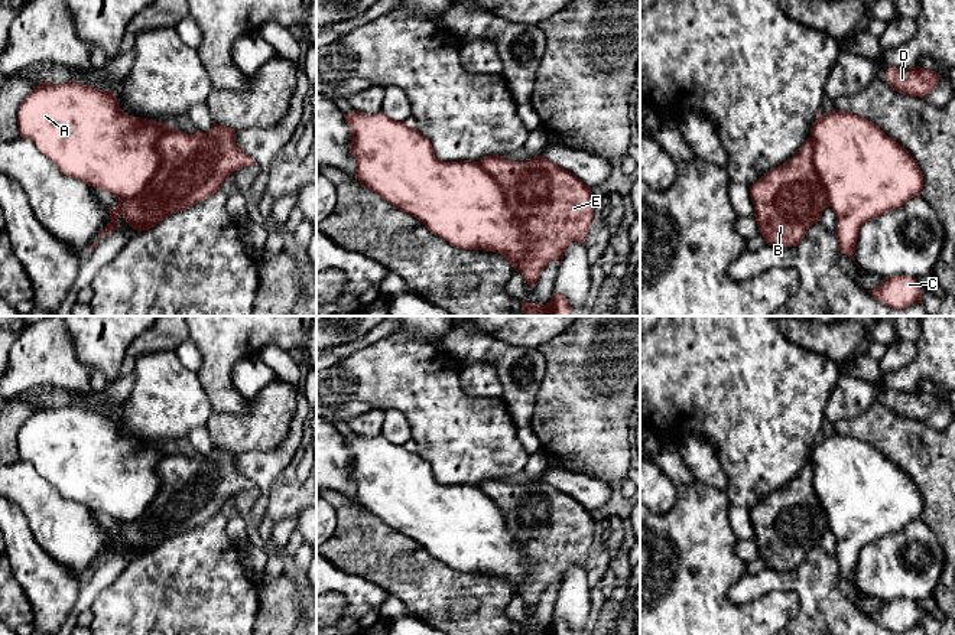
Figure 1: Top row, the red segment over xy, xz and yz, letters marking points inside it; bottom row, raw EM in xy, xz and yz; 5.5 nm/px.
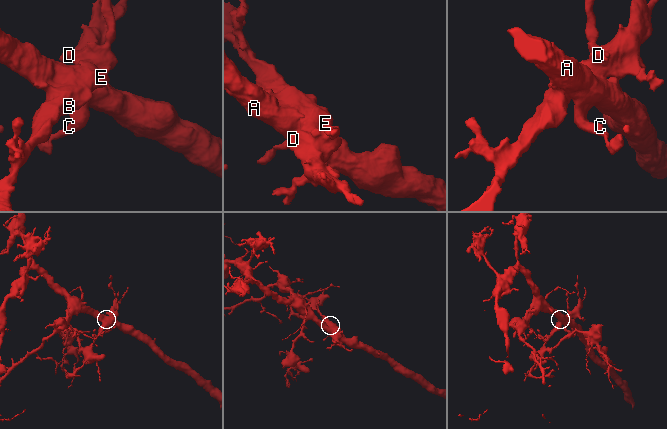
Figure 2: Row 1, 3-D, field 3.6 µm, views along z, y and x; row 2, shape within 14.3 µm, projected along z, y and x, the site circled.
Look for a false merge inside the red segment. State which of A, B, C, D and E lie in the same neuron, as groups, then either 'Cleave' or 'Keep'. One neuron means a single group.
Groups: A B C D E. Keep

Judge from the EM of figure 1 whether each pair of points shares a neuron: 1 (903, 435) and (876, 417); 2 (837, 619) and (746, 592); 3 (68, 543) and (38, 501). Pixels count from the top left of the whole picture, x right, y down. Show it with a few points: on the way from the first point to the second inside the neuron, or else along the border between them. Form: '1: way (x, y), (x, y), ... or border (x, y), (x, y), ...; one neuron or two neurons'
1: way (896, 435), (883, 425); one neuron
2: way (814, 596), (799, 582), (769, 582); one neuron
3: way (67, 533), (48, 511); one neuron

